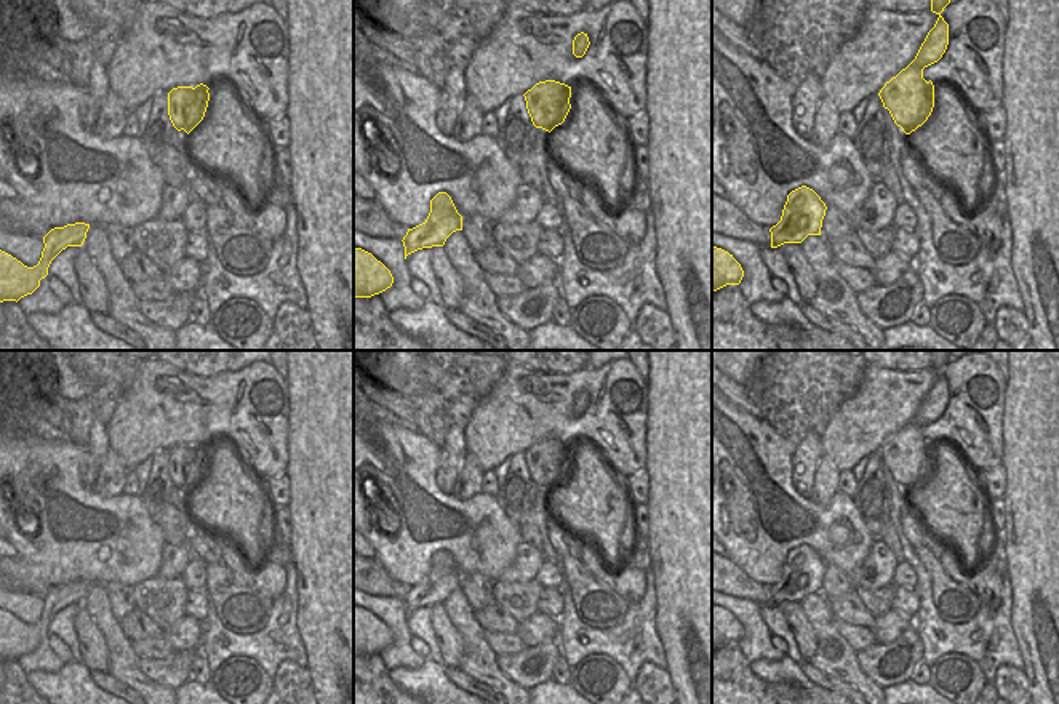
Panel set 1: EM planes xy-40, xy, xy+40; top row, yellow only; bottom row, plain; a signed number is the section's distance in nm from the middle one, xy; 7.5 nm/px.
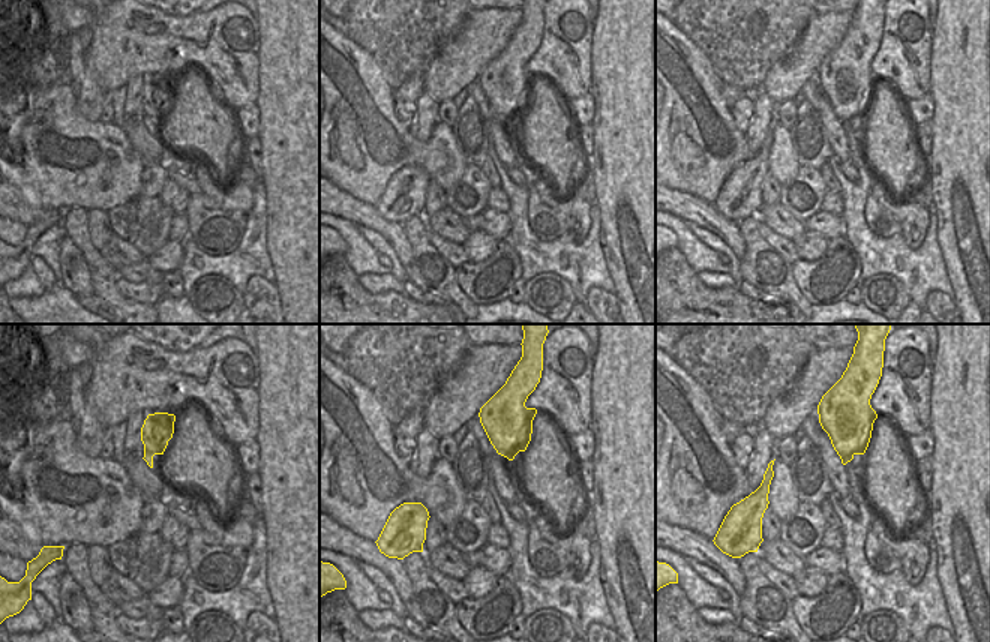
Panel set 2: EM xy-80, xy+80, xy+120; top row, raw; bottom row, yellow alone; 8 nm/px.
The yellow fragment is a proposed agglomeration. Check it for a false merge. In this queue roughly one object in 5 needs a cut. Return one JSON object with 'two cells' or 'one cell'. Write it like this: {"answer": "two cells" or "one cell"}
{"answer": "one cell"}

